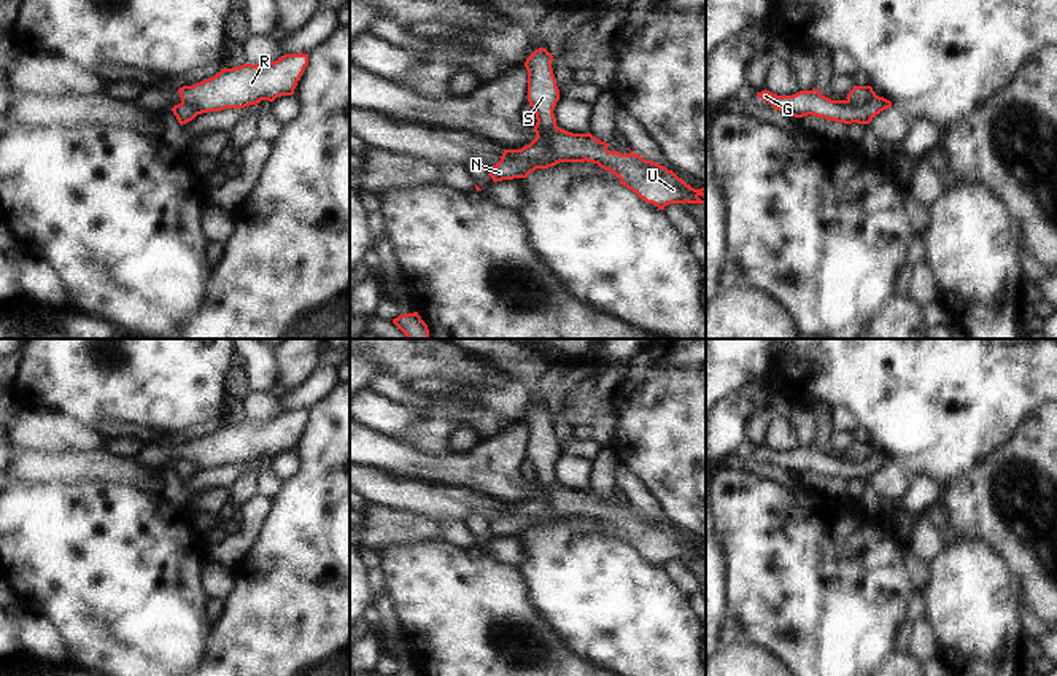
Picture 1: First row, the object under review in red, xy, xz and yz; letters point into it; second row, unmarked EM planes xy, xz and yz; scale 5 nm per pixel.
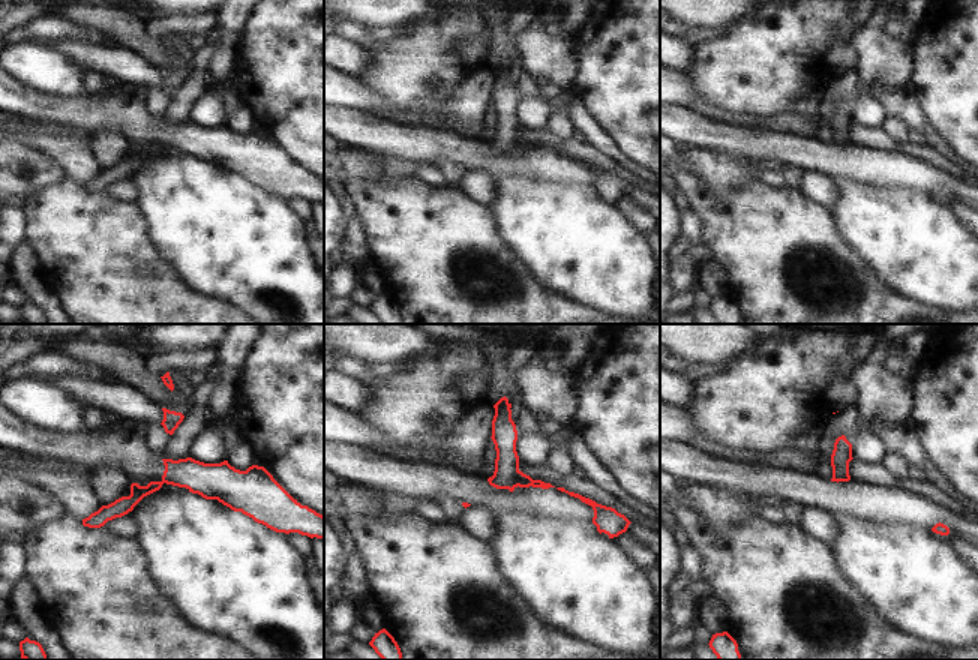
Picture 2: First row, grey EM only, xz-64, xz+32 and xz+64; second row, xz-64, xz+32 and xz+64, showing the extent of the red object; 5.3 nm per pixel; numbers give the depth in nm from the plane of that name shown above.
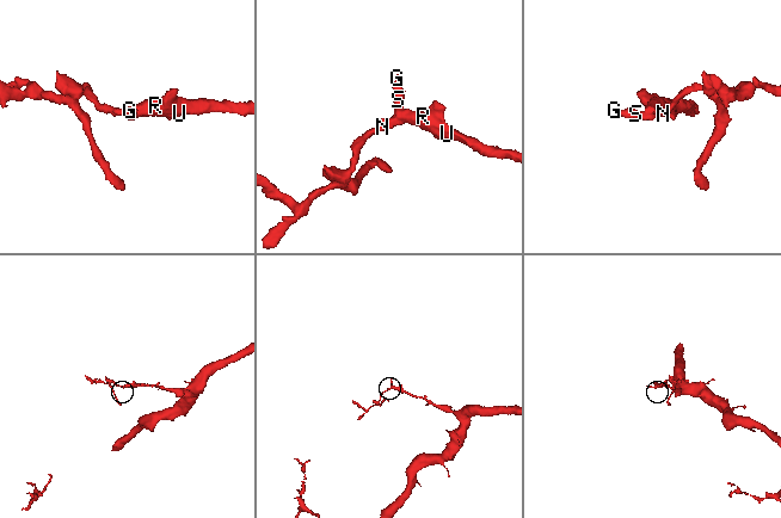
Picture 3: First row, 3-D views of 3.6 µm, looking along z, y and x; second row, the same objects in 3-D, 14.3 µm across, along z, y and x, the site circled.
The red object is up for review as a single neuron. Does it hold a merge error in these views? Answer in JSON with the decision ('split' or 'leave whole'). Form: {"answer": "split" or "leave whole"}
{"answer": "split"}

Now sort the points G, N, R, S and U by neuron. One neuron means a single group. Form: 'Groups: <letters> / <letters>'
Groups: G N S / R U

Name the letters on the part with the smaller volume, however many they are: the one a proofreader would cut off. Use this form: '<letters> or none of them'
G, N, S

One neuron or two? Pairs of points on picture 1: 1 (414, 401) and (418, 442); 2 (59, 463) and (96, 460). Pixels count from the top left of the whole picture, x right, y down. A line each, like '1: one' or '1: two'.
1: two
2: one

